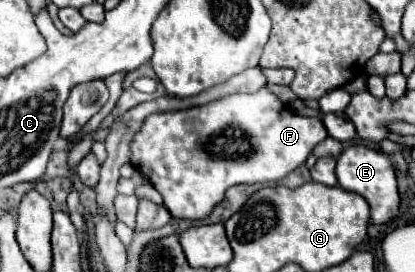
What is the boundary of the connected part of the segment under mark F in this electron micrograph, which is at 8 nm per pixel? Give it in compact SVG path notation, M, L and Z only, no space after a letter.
M262 87L258 93L228 95L202 107L150 115L132 141L130 163L136 165L148 181L152 181L172 217L202 221L214 211L218 203L222 203L228 187L240 183L272 183L284 179L296 167L306 163L310 151L324 137L326 129L318 117L302 117L294 113L276 95Z

